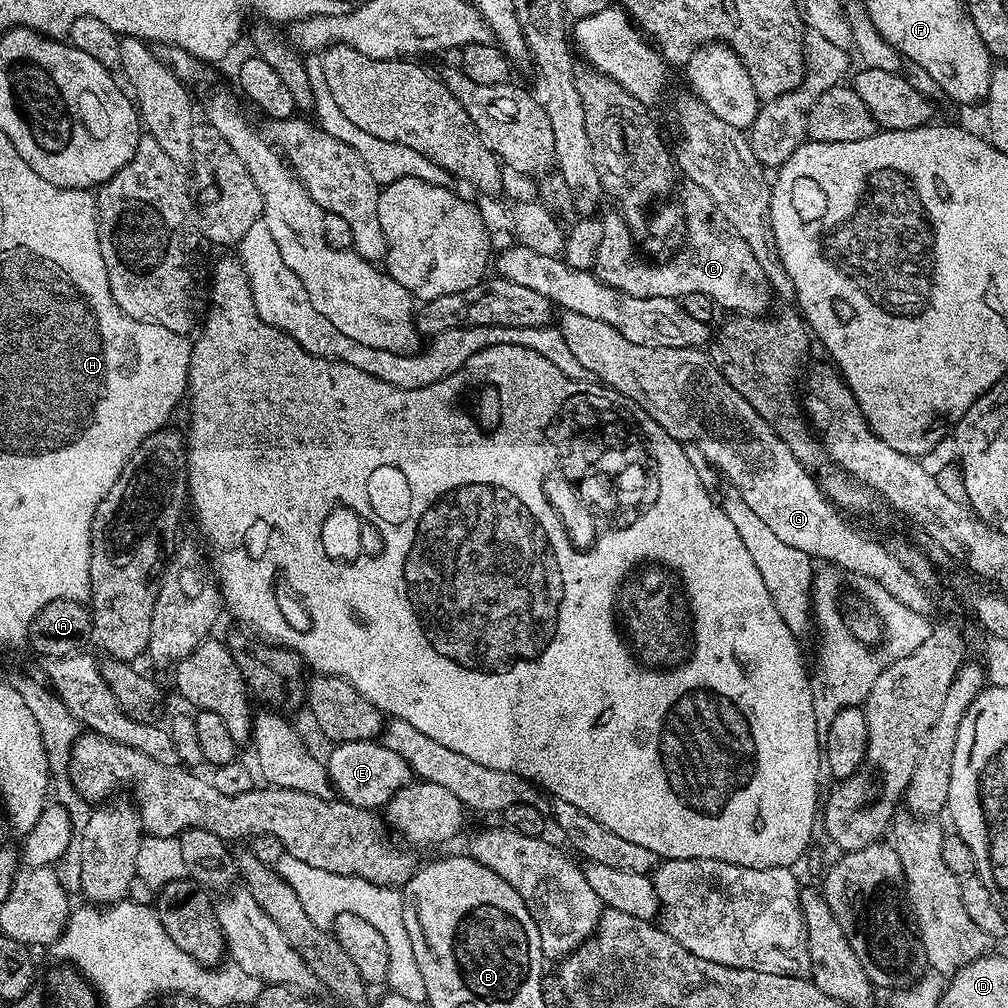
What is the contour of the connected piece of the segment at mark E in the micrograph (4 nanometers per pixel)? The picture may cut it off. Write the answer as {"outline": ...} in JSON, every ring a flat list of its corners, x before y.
{"outline":[[376,740,345,742,336,744,333,749,328,760,326,759,328,779,332,781,335,795,345,800,347,804,373,810,383,809,389,798,413,779,414,773,407,762,382,742]]}

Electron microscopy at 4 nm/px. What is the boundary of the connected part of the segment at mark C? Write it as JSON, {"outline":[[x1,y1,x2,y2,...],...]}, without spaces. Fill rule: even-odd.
{"outline":[[685,181,680,188,680,201,684,206,686,256,674,254,661,262,640,255,638,246,618,212,604,214,602,218,602,240,592,271,607,285,631,294,636,298,680,299,686,294,704,293,719,309,731,313,757,316,763,315,773,299,765,271,750,251,722,208,706,190,692,181]]}

